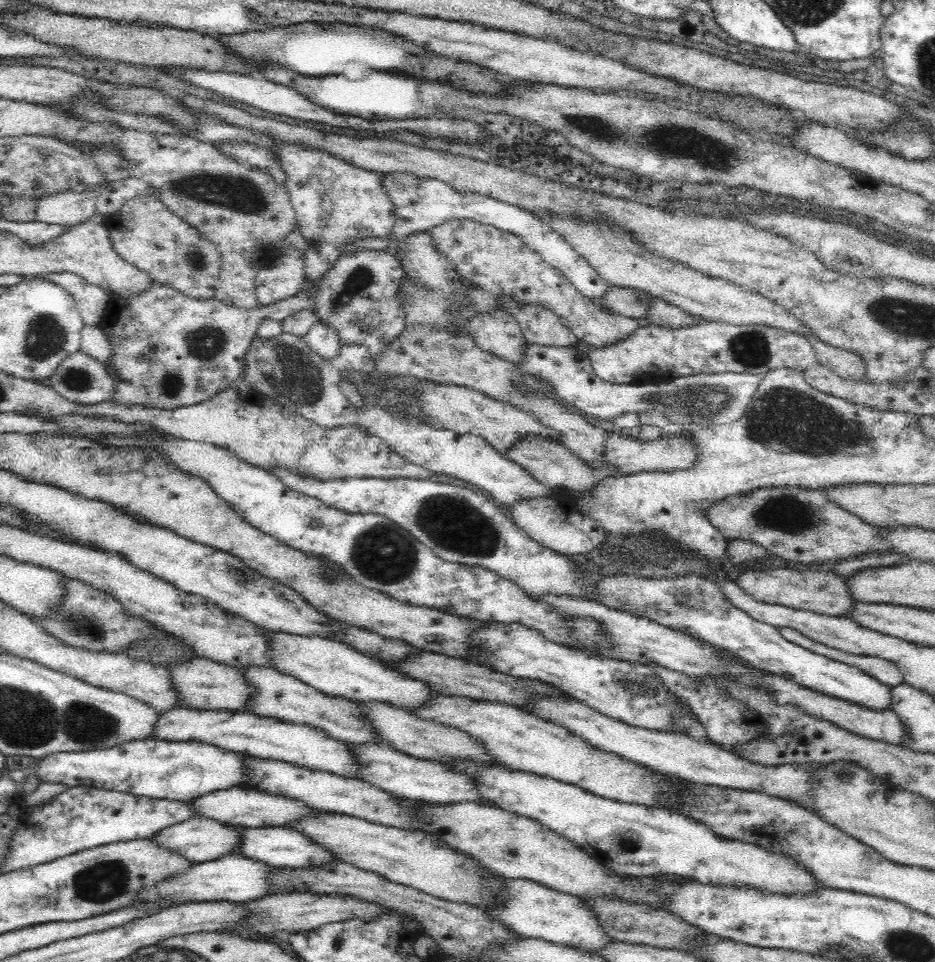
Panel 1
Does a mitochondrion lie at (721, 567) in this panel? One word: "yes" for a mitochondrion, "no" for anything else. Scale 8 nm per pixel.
no

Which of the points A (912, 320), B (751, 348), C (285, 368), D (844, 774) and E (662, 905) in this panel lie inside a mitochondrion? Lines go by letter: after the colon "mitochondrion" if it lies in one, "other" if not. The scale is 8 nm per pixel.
A: mitochondrion
B: mitochondrion
C: mitochondrion
D: mitochondrion
E: other

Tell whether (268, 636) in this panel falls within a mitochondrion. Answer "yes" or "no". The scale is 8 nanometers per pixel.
no

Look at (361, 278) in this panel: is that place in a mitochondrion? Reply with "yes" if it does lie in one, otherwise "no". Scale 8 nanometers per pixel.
yes

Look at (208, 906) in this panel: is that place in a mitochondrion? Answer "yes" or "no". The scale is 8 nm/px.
no

